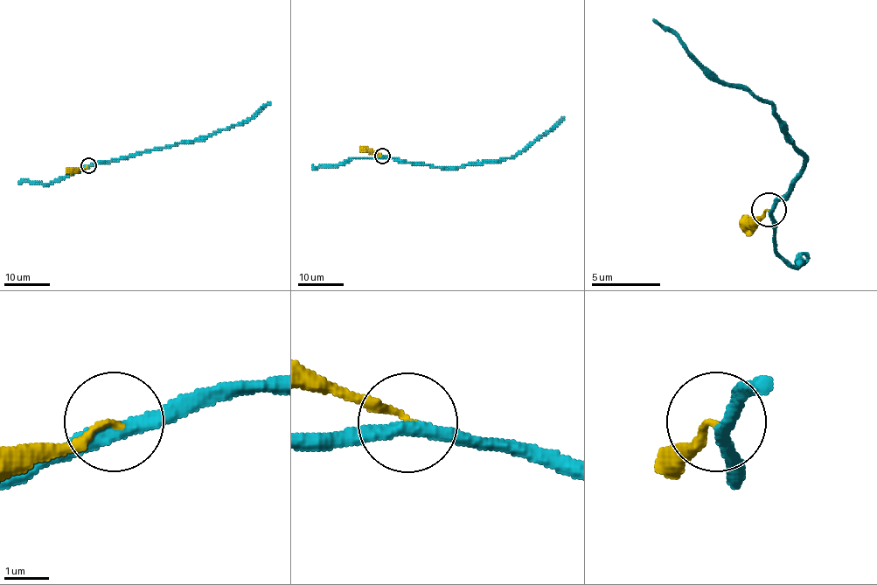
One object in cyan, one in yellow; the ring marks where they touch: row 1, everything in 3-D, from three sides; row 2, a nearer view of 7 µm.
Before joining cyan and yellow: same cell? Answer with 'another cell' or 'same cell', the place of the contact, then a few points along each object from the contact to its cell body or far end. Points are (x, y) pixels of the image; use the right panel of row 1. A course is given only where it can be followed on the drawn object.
same cell | (769, 209) | cyan via (769, 208), (803, 170), (803, 156), (790, 143), (769, 105), (755, 94), (725, 84), (652, 18) | yellow via (769, 208), (745, 229)

